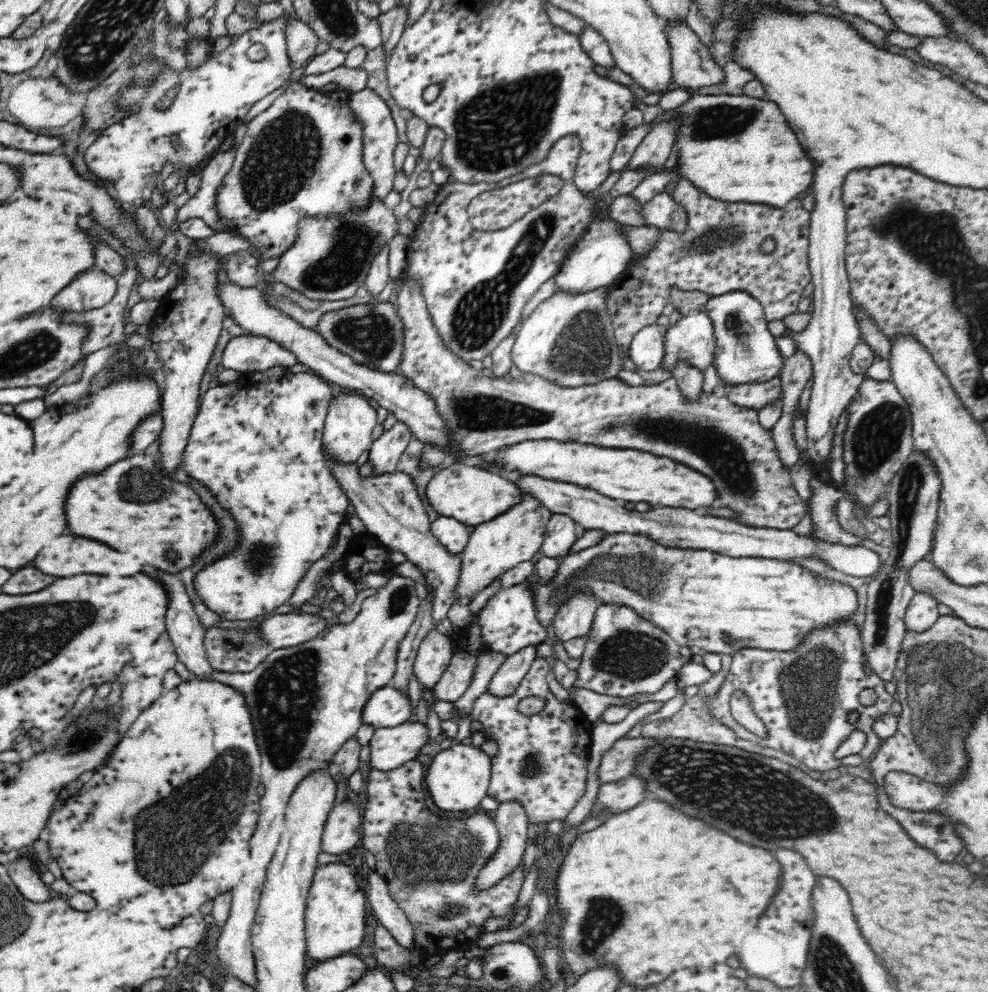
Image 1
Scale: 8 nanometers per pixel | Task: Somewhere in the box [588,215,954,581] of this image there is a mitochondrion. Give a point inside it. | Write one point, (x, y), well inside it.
(710, 440)

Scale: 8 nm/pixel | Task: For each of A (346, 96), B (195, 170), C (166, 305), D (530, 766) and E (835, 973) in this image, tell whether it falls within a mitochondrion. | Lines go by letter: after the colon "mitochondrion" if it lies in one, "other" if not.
A: other
B: other
C: other
D: mitochondrion
E: mitochondrion

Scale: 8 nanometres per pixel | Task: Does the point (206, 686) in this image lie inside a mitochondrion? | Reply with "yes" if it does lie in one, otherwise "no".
no

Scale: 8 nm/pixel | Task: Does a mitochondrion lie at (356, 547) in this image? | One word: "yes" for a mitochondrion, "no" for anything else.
no

